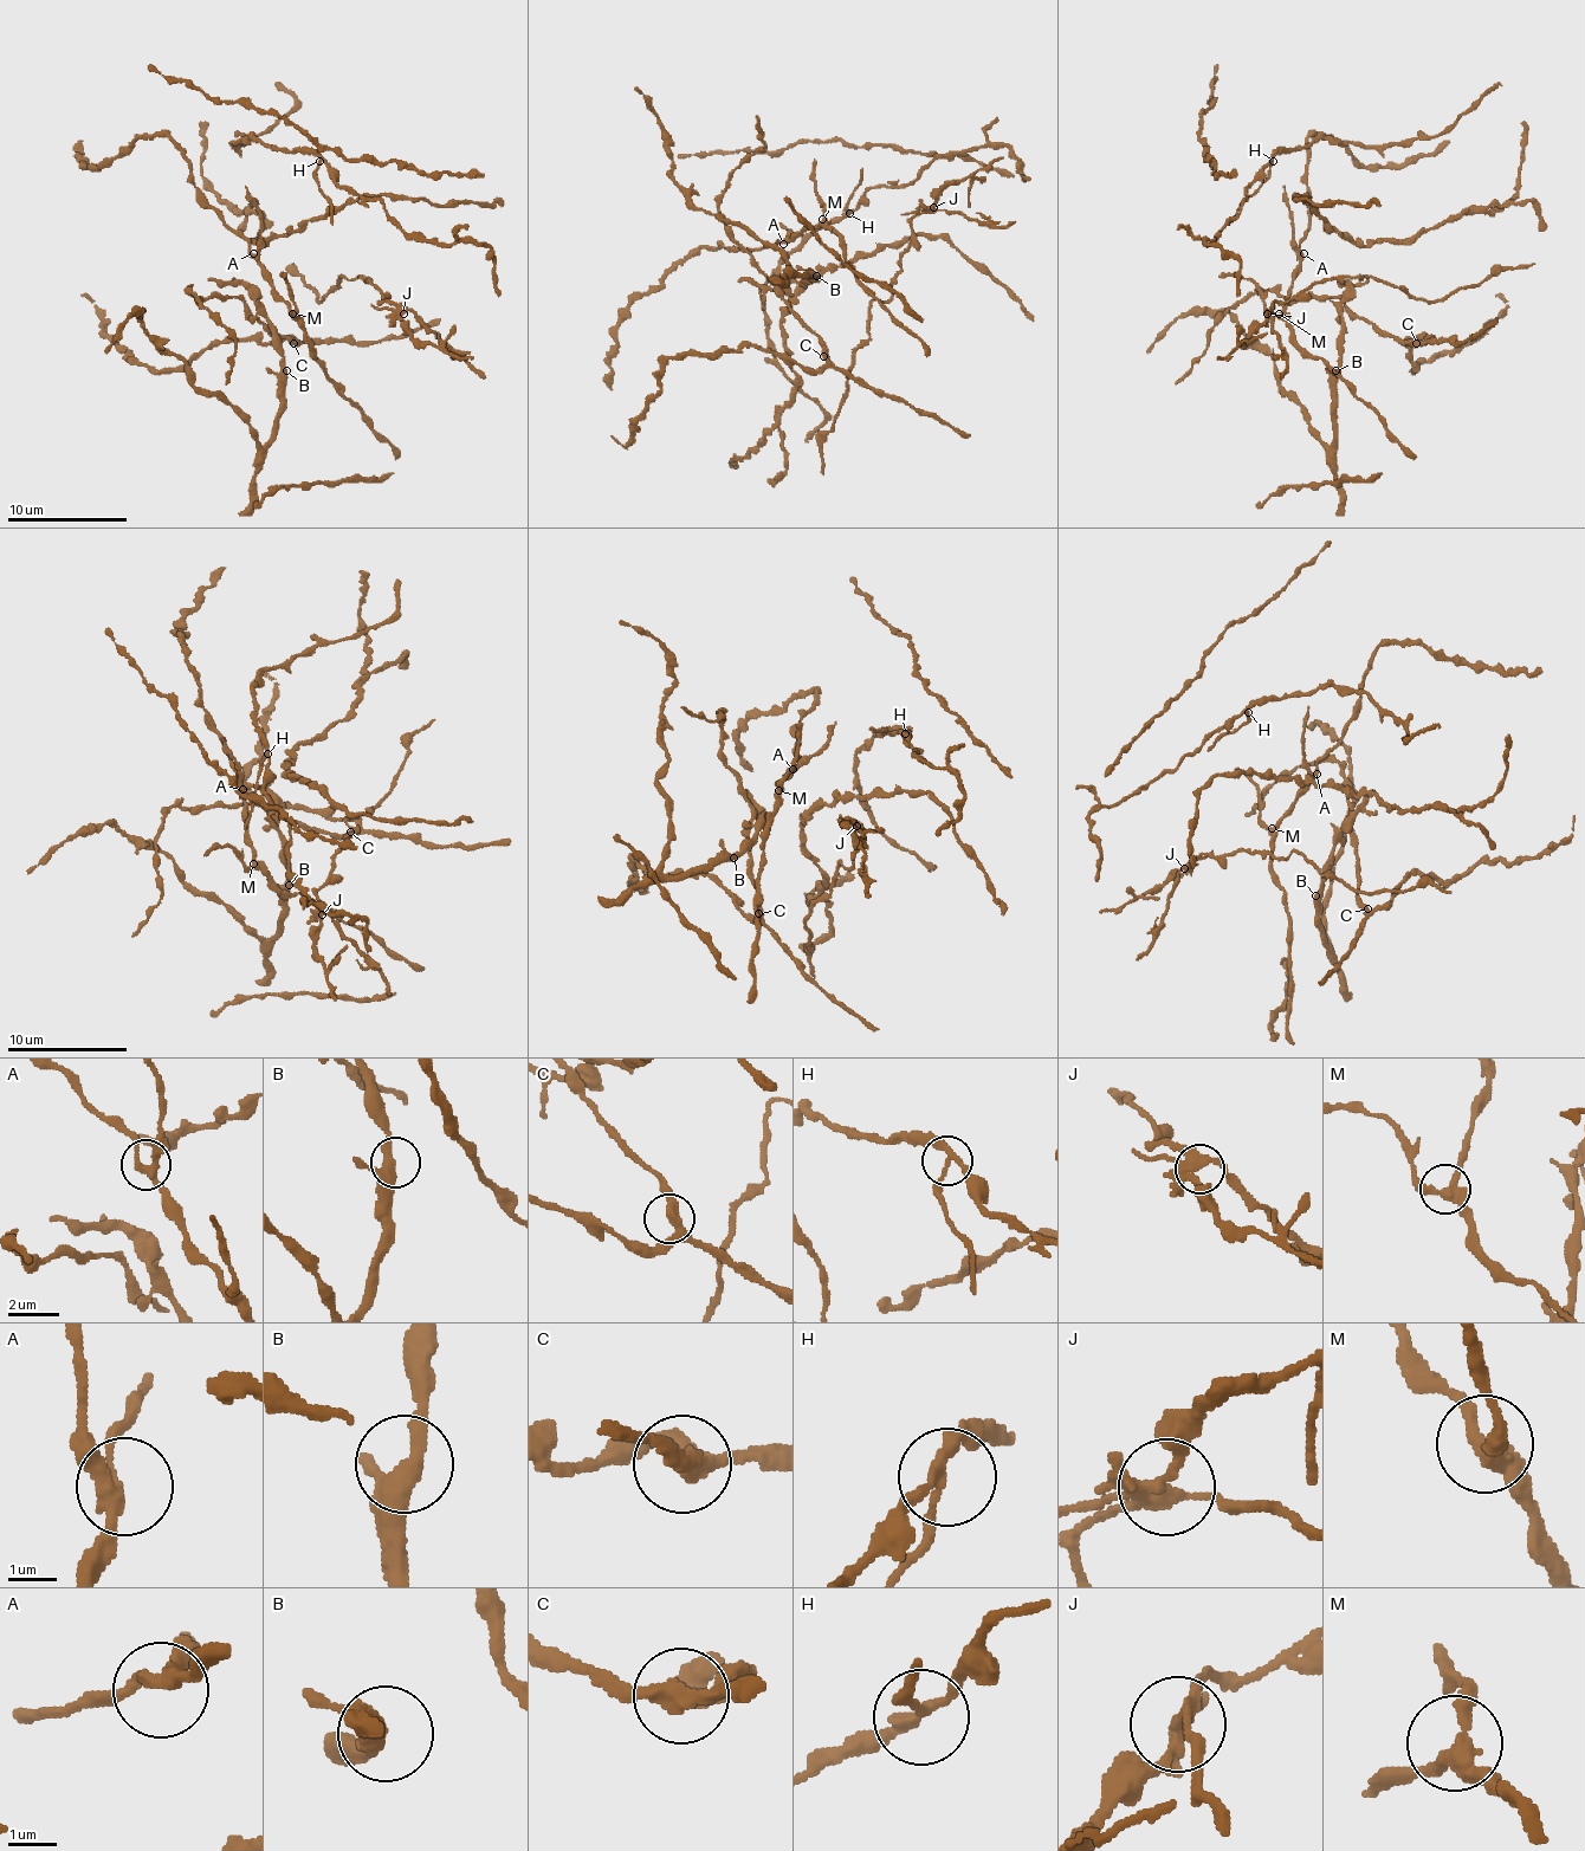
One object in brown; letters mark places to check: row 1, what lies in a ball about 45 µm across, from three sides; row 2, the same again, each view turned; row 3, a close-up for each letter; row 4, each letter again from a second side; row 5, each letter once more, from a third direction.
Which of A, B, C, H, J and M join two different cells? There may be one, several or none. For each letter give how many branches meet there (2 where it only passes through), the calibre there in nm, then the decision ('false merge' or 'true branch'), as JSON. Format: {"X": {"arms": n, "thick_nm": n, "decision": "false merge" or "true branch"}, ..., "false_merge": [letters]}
{"A": {"arms": 3, "thick_nm": 260, "decision": "true branch"}, "B": {"arms": 3, "thick_nm": 340, "decision": "true branch"}, "C": {"arms": 3, "thick_nm": 300, "decision": "true branch"}, "H": {"arms": 3, "thick_nm": 190, "decision": "true branch"}, "J": {"arms": 4, "thick_nm": 320, "decision": "true branch"}, "M": {"arms": 3, "thick_nm": 320, "decision": "true branch"}, "false_merge": []}

